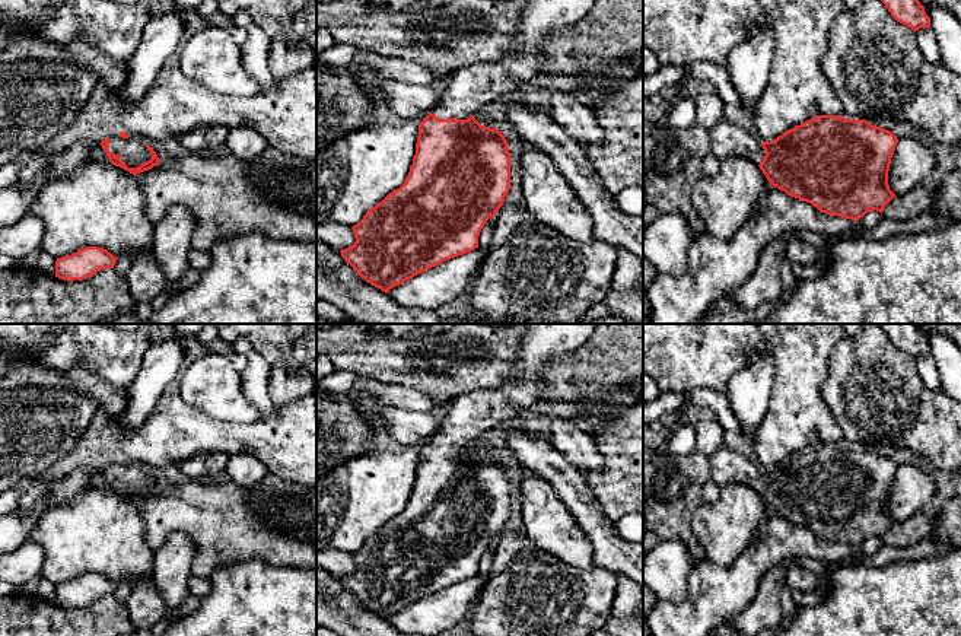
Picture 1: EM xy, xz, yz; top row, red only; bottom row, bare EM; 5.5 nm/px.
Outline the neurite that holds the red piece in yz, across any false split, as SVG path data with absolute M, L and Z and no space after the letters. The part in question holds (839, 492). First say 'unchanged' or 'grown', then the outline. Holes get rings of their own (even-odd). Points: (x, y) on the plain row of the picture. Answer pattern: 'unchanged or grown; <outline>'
grown; M817 442L764 470L757 468L744 454L726 446L707 458L712 480L717 486L741 483L757 490L770 512L811 530L821 540L859 547L872 537L882 540L895 524L888 512L888 497L898 465L866 446Z

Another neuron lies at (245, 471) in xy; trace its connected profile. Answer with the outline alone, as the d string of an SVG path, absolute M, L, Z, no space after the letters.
M230 454L225 471L232 483L246 490L257 486L268 474L260 459L245 454Z

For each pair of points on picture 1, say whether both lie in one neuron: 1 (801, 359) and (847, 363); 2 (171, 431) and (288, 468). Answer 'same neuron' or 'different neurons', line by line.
1: different neurons
2: same neuron

